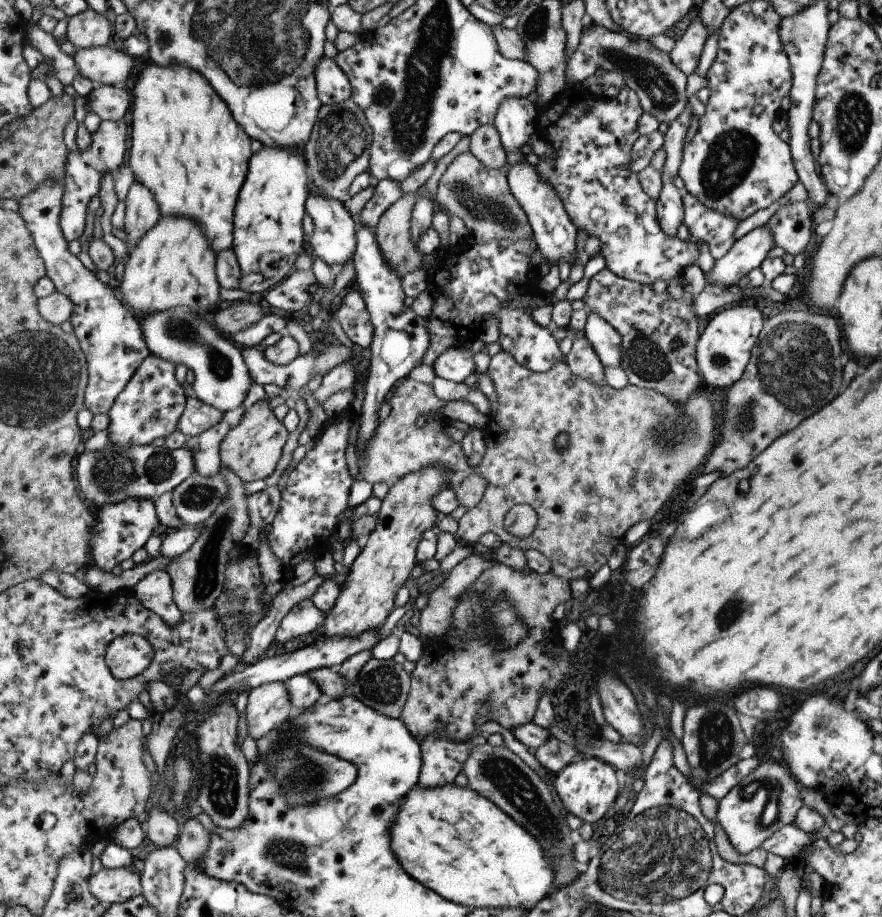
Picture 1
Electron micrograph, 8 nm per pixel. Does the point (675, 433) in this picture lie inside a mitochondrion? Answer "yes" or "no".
yes

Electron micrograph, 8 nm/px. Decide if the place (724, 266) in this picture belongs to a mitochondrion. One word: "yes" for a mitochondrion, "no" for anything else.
no

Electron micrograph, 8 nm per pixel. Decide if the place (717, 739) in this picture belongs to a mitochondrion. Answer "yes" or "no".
yes

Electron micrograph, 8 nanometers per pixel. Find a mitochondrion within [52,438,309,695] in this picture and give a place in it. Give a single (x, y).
(116, 472)

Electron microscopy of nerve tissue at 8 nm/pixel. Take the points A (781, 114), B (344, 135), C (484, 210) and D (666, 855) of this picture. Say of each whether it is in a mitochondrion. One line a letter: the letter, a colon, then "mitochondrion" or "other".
A: other
B: mitochondrion
C: mitochondrion
D: mitochondrion

